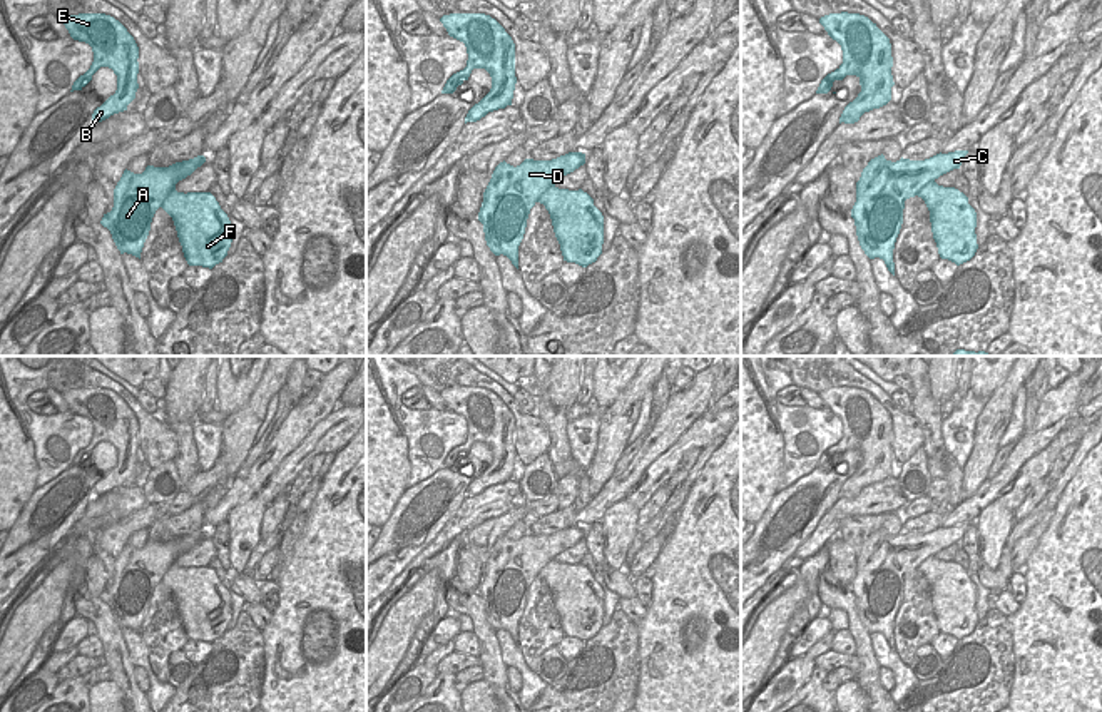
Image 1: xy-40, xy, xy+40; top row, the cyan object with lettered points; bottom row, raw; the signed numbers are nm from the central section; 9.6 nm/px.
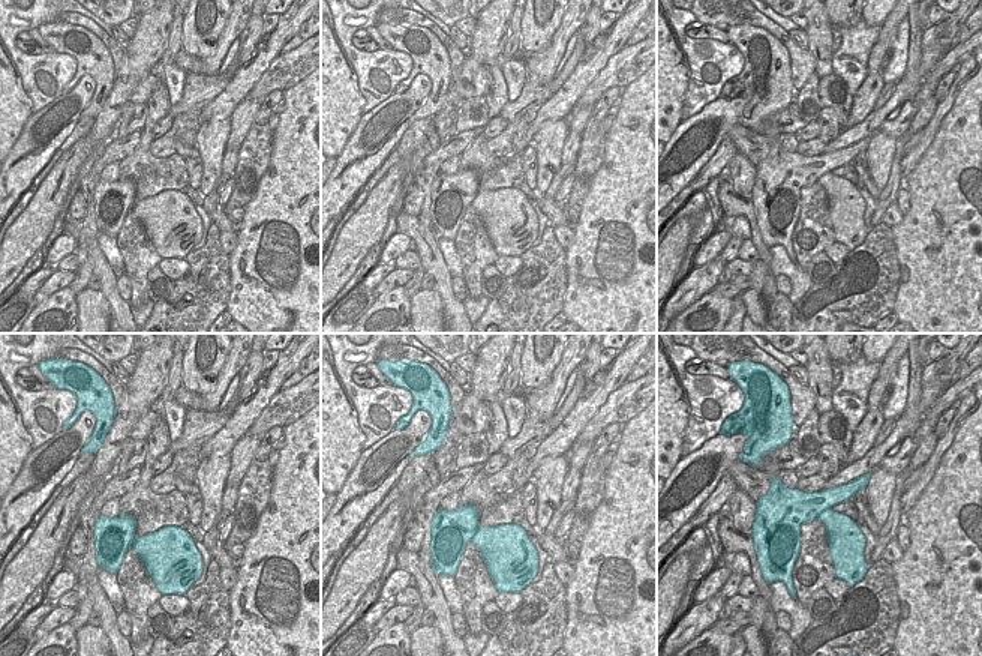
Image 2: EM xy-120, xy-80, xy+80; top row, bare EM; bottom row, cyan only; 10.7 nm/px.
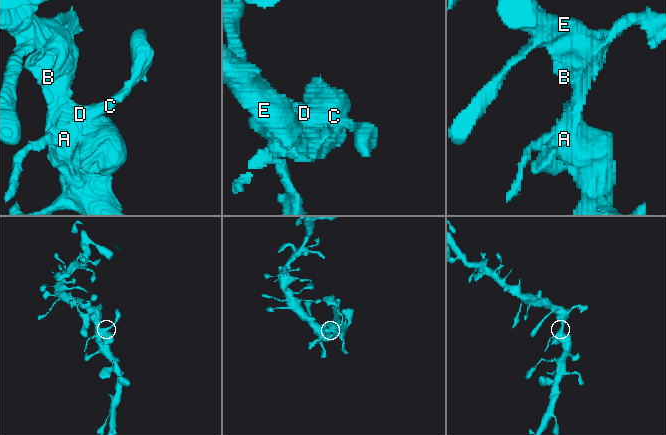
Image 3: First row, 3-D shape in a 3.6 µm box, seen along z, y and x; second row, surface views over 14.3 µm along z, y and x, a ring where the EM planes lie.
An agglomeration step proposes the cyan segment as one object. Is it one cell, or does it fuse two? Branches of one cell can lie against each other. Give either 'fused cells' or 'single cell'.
single cell

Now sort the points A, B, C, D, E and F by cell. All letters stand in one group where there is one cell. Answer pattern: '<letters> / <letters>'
A B C D E F

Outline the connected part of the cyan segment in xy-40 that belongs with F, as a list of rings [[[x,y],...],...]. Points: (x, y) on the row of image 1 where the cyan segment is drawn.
[[[204,155],[176,162],[169,167],[147,165],[142,174],[124,170],[114,189],[114,207],[104,214],[100,224],[107,227],[120,251],[140,259],[144,242],[151,231],[151,222],[159,207],[162,207],[174,221],[184,257],[189,266],[202,266],[212,269],[222,262],[232,242],[231,221],[221,209],[211,192],[177,192],[176,184],[191,175],[206,162]]]

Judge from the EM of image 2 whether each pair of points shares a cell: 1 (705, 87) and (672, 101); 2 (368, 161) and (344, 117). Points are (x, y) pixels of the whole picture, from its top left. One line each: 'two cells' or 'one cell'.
1: two cells
2: two cells

